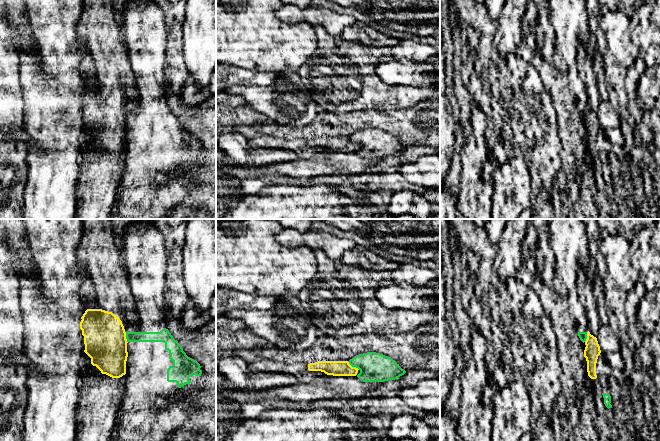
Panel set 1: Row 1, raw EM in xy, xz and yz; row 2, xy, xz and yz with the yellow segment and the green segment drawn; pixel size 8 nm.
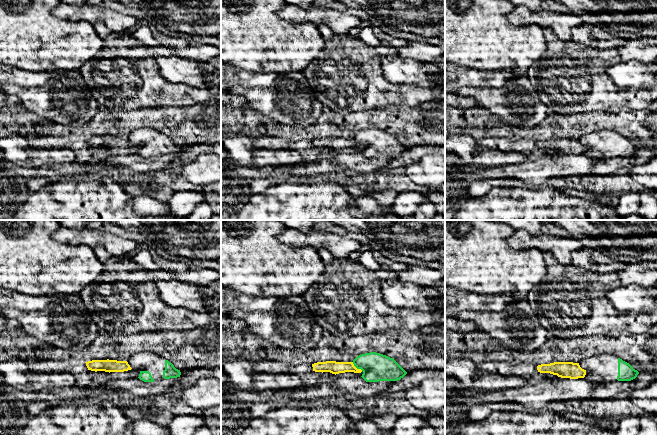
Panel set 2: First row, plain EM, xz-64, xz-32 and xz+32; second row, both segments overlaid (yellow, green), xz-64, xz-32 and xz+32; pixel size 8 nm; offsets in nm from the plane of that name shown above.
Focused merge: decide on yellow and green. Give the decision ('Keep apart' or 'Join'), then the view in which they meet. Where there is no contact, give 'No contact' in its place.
Keep apart. Touches yellow in xz

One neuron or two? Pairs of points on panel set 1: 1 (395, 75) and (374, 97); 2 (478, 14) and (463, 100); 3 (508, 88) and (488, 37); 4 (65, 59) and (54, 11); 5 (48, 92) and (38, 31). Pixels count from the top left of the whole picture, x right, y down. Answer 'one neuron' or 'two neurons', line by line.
1: two neurons
2: two neurons
3: one neuron
4: one neuron
5: one neuron

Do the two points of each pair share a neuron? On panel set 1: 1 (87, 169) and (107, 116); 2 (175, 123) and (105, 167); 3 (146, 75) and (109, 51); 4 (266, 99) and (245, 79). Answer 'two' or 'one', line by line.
1: one
2: two
3: two
4: two

